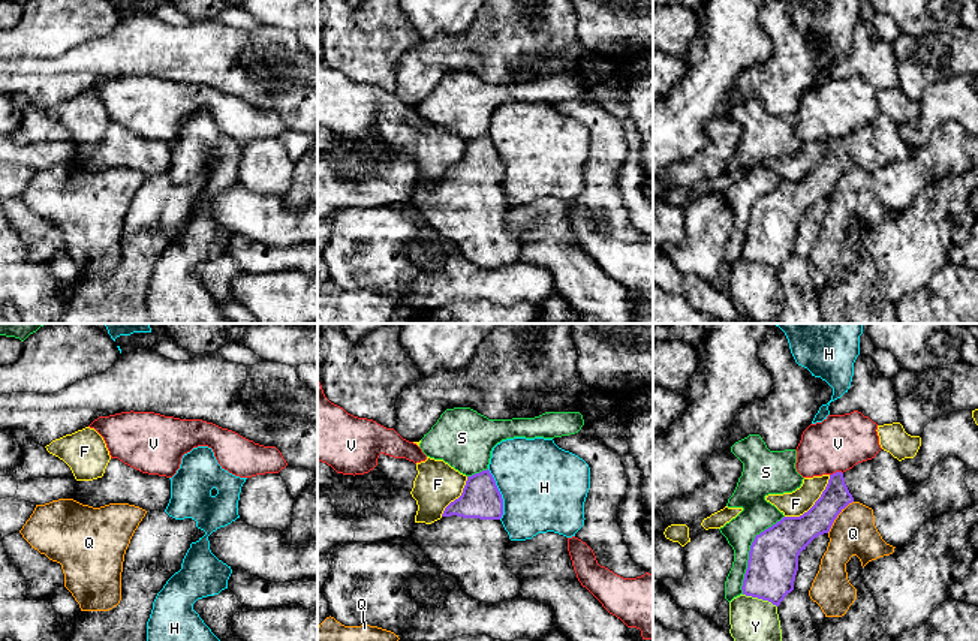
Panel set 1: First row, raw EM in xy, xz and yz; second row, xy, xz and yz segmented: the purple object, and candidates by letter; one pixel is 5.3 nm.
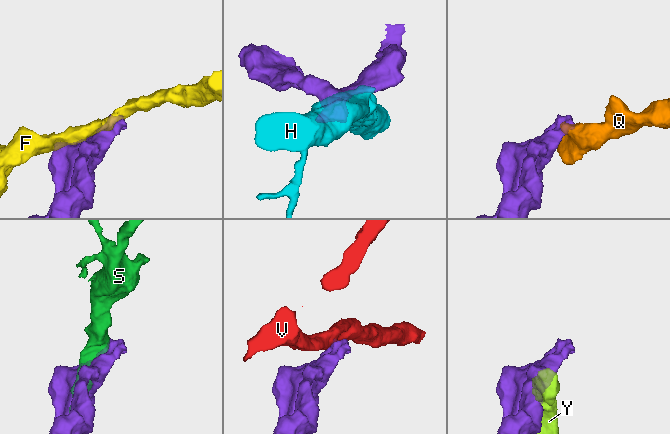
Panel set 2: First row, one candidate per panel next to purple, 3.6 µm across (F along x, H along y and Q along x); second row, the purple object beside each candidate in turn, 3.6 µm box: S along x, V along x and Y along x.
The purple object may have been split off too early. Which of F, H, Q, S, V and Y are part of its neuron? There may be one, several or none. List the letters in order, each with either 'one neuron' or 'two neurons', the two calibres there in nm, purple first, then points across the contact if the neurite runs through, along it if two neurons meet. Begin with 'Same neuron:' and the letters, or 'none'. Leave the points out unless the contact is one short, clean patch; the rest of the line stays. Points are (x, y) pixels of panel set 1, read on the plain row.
Same neuron: none
F: two neurons; 200 nm thick on the purple side, 140 nm on the other
H: two neurons; 220 nm thick on the purple side, 460 nm on the other
Q: two neurons; 190 nm thick on the purple side, 240 nm on the other
S: two neurons; 280 nm thick on the purple side, 170 nm on the other
V: two neurons; 150 nm thick on the purple side, 300 nm on the other; border along yz (842, 137), (830, 140)
Y: two neurons; 280 nm thick on the purple side, 260 nm on the other

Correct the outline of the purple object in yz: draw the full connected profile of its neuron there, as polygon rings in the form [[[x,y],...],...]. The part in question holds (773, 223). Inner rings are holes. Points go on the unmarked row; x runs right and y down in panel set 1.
[[[881,114],[875,123],[830,139],[815,169],[800,181],[783,181],[755,201],[743,244],[743,259],[779,271],[794,255],[798,220],[819,199],[828,198],[837,180],[852,166],[875,172],[906,160],[914,150],[900,136],[900,126]]]

